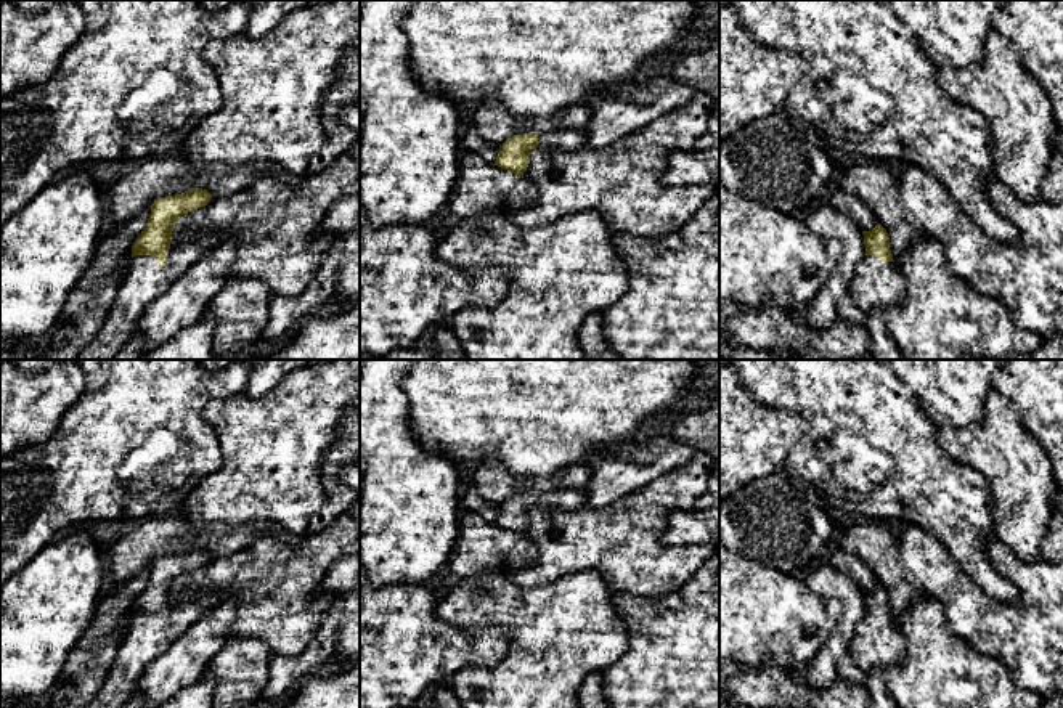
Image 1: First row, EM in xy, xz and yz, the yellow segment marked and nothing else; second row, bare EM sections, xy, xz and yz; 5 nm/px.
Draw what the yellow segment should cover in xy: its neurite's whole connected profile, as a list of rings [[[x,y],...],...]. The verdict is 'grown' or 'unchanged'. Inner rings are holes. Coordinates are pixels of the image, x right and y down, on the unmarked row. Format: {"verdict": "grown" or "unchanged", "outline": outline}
{"verdict": "grown", "outline": [[[191,547],[151,564],[148,583],[132,605],[116,660],[100,690],[83,708],[122,708],[133,697],[145,668],[217,604],[215,596],[204,594],[198,600],[170,605],[175,581],[210,560],[207,549]]]}

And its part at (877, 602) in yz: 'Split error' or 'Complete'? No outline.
Split error

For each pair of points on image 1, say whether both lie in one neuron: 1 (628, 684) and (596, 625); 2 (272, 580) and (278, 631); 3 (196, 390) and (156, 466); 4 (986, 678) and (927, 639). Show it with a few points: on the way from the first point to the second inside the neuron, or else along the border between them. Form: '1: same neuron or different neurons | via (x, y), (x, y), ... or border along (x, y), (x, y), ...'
1: different neurons | border along (625, 623), (627, 651), (601, 670)
2: same neuron | via (278, 593), (278, 618)
3: same neuron | via (177, 410), (156, 431), (156, 447)
4: same neuron | via (972, 675), (959, 671), (941, 654)

